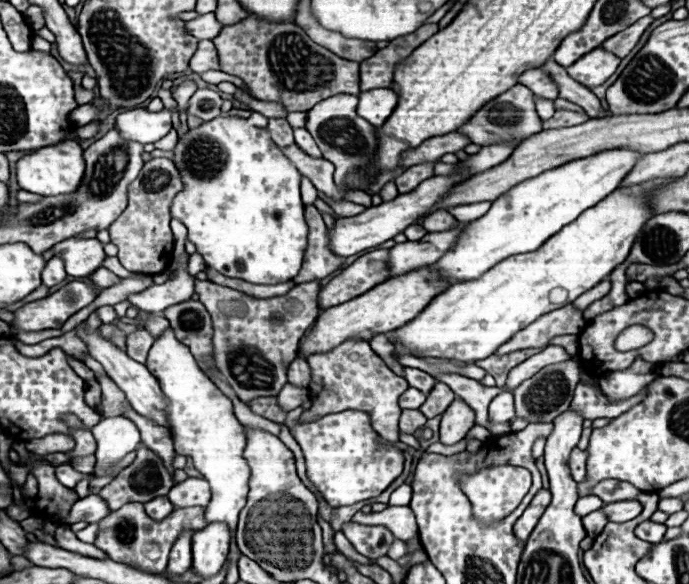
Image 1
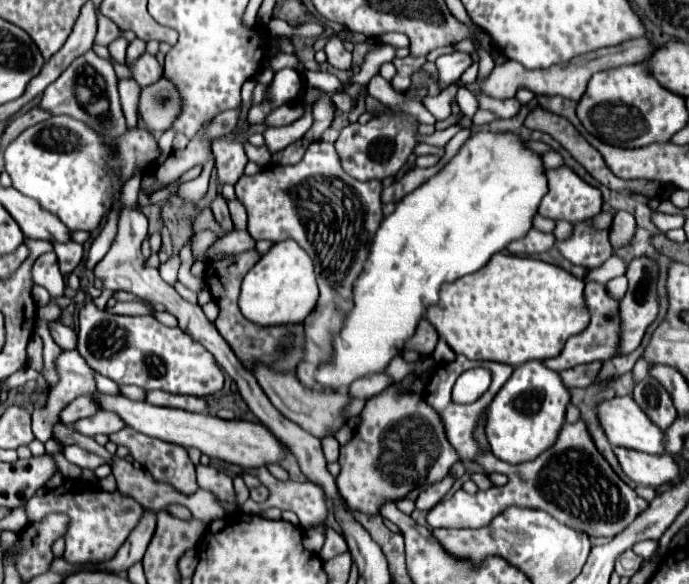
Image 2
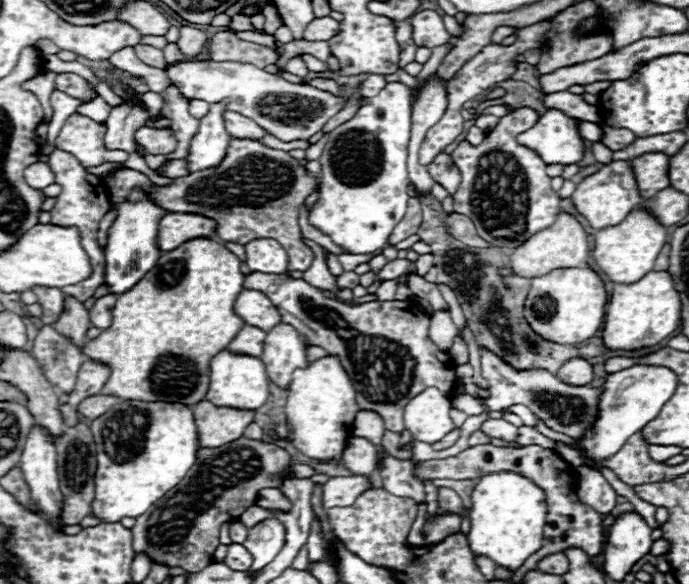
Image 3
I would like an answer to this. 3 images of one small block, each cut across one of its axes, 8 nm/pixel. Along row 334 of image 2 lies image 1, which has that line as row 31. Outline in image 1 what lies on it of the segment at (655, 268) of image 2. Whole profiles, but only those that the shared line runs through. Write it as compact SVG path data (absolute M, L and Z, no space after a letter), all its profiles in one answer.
M652 16L640 18L640 22L632 24L628 30L624 30L624 32L620 32L620 34L608 38L608 42L602 44L602 48L608 50L608 52L612 52L612 54L618 56L618 58L624 58L624 56L638 44L642 32L652 24L652 20L654 20Z

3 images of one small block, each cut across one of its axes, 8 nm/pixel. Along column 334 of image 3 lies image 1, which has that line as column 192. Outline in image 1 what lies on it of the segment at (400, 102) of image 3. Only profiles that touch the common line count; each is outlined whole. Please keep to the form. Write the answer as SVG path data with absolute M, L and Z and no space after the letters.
M218 116L180 136L172 152L172 162L180 172L184 188L172 200L170 214L188 228L188 240L196 246L206 266L226 278L252 284L280 284L292 280L300 272L308 246L308 224L300 198L300 172L284 158L268 130L252 126L240 116Z

